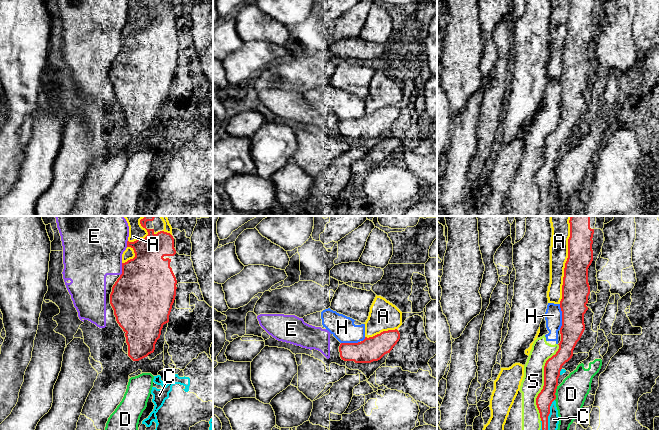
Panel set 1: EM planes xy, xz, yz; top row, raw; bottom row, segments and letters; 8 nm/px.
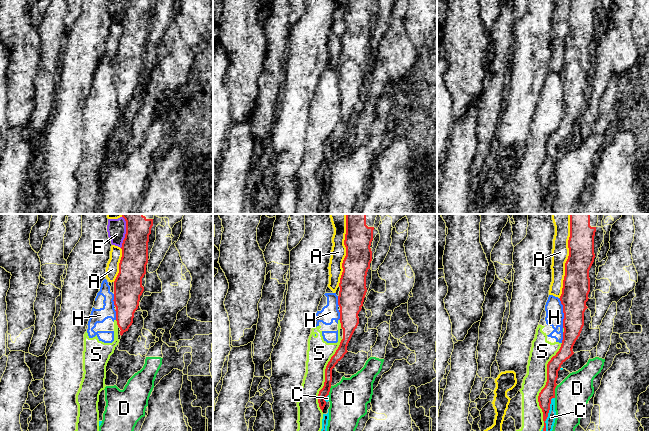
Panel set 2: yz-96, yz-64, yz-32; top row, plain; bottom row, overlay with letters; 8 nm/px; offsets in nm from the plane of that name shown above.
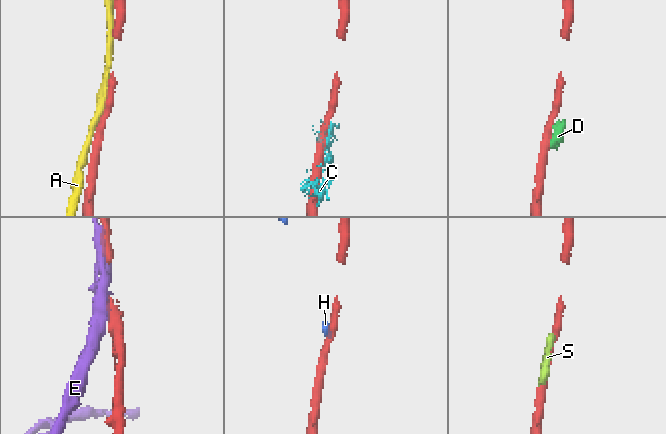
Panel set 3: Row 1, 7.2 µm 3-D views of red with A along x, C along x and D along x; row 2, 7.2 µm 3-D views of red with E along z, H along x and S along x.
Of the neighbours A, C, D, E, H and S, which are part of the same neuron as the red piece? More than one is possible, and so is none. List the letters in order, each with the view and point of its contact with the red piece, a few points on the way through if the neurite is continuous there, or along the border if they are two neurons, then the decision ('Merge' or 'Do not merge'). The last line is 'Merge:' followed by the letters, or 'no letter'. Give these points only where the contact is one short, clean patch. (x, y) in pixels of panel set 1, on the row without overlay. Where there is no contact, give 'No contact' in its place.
A: Touches red at yz (565, 40). Do not merge
C: Touches red at yz (547, 195). Do not merge
D: Touches red at yz (555, 168). Boundary: yz (557, 161), (554, 175). Do not merge
E: Touches red at xy (122, 45). Do not merge
H: Touches red at yz (562, 93). Do not merge
S: Touches red at yz (544, 158). Do not merge
Merge: no letter

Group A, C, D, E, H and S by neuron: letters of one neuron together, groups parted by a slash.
A / C / D / E / H S

